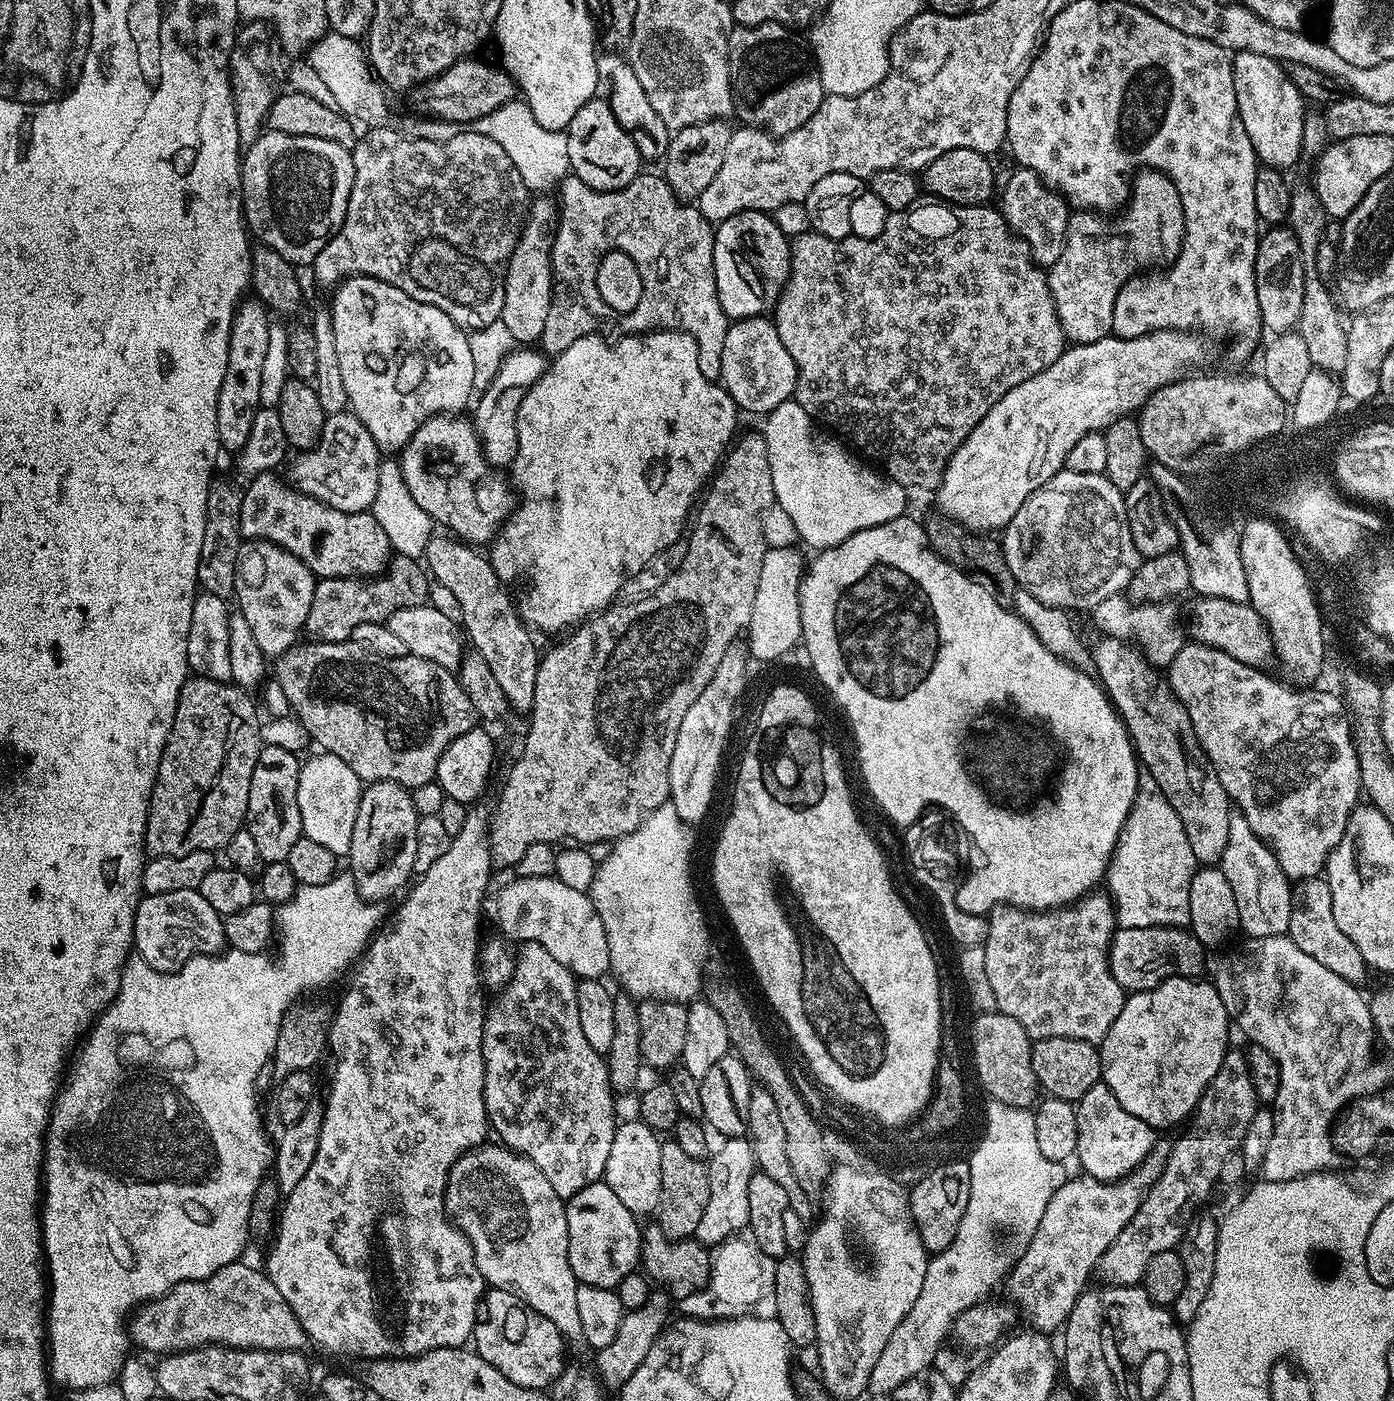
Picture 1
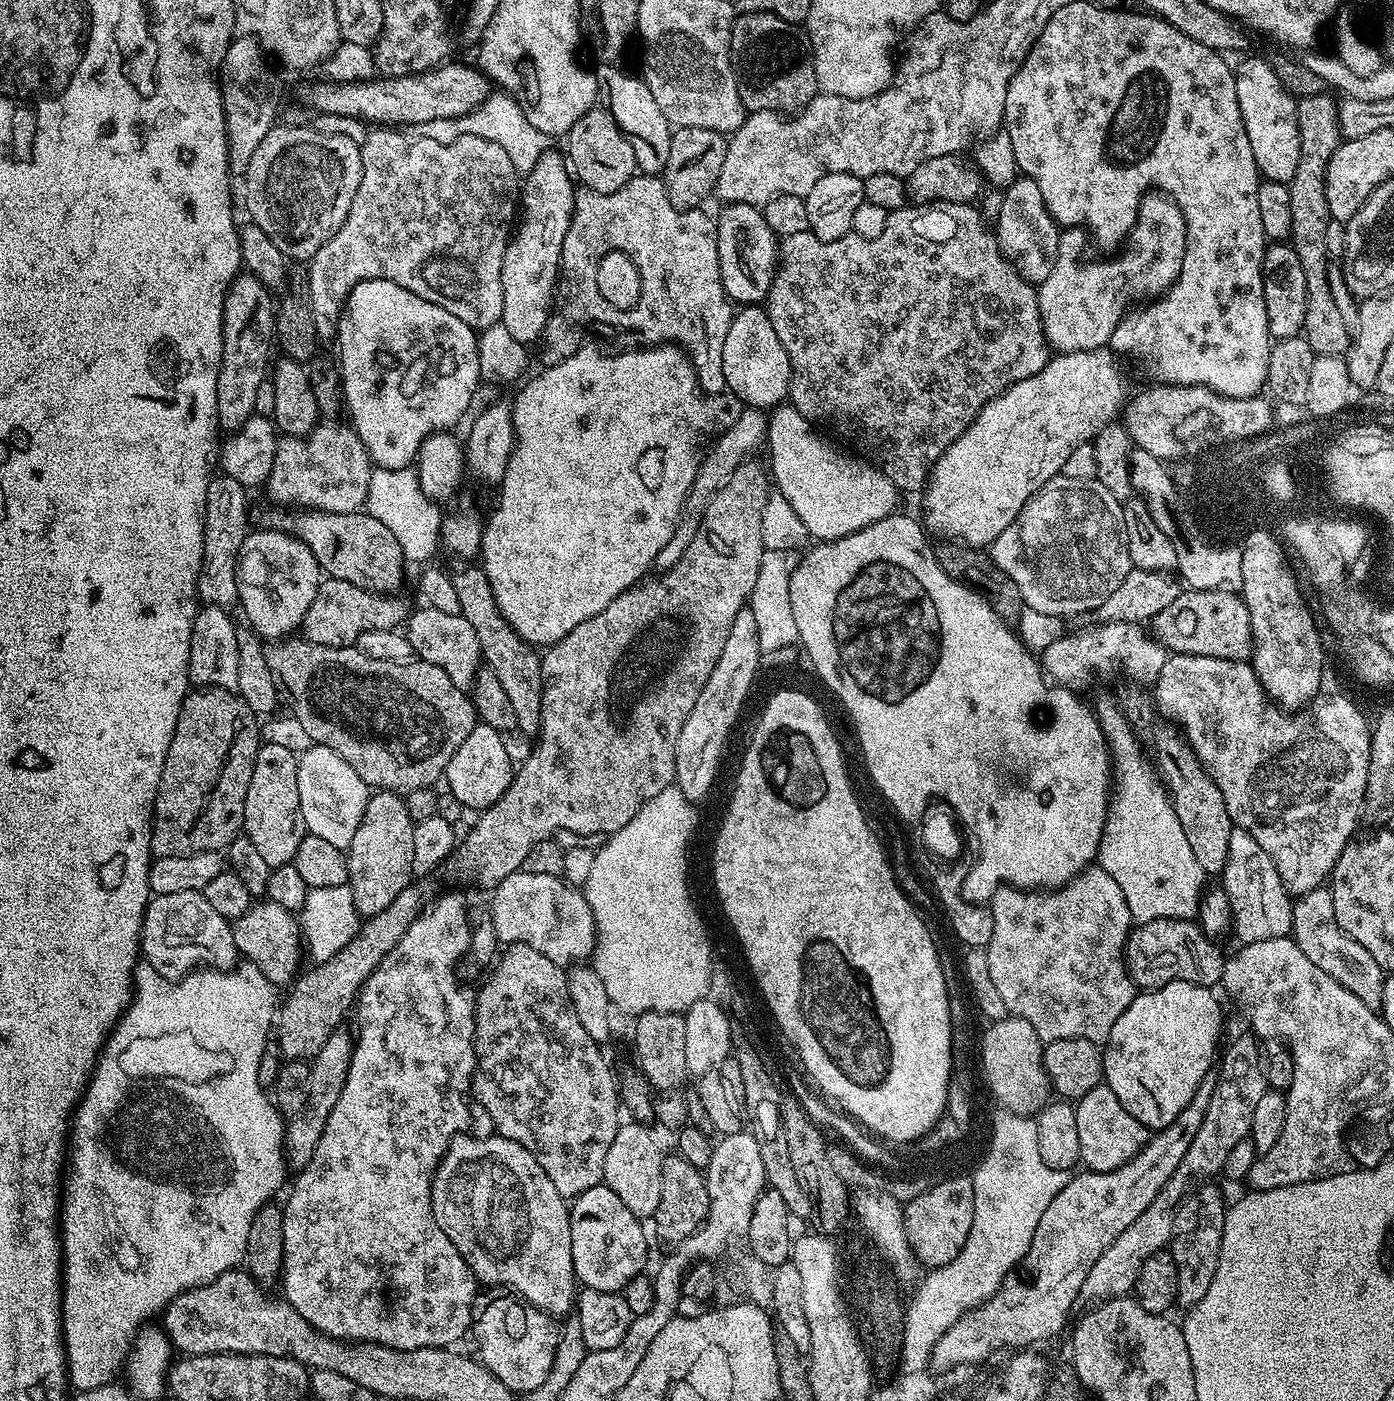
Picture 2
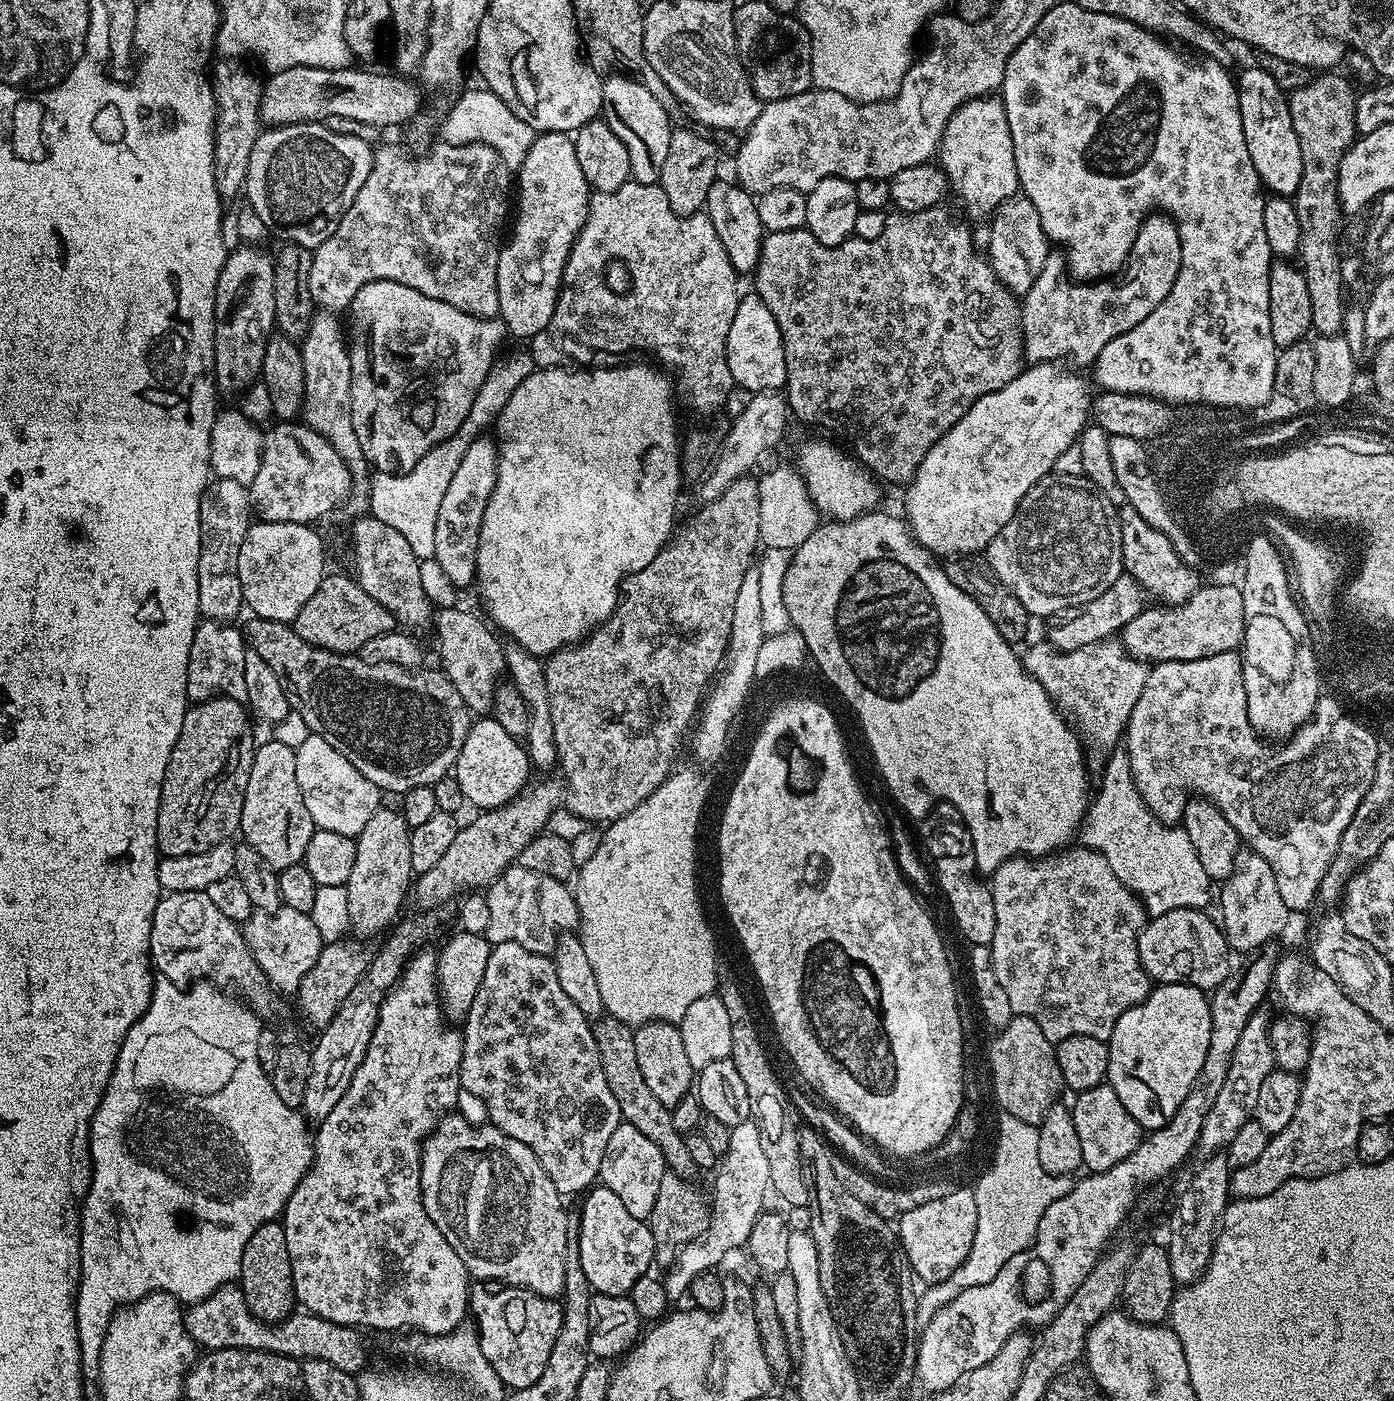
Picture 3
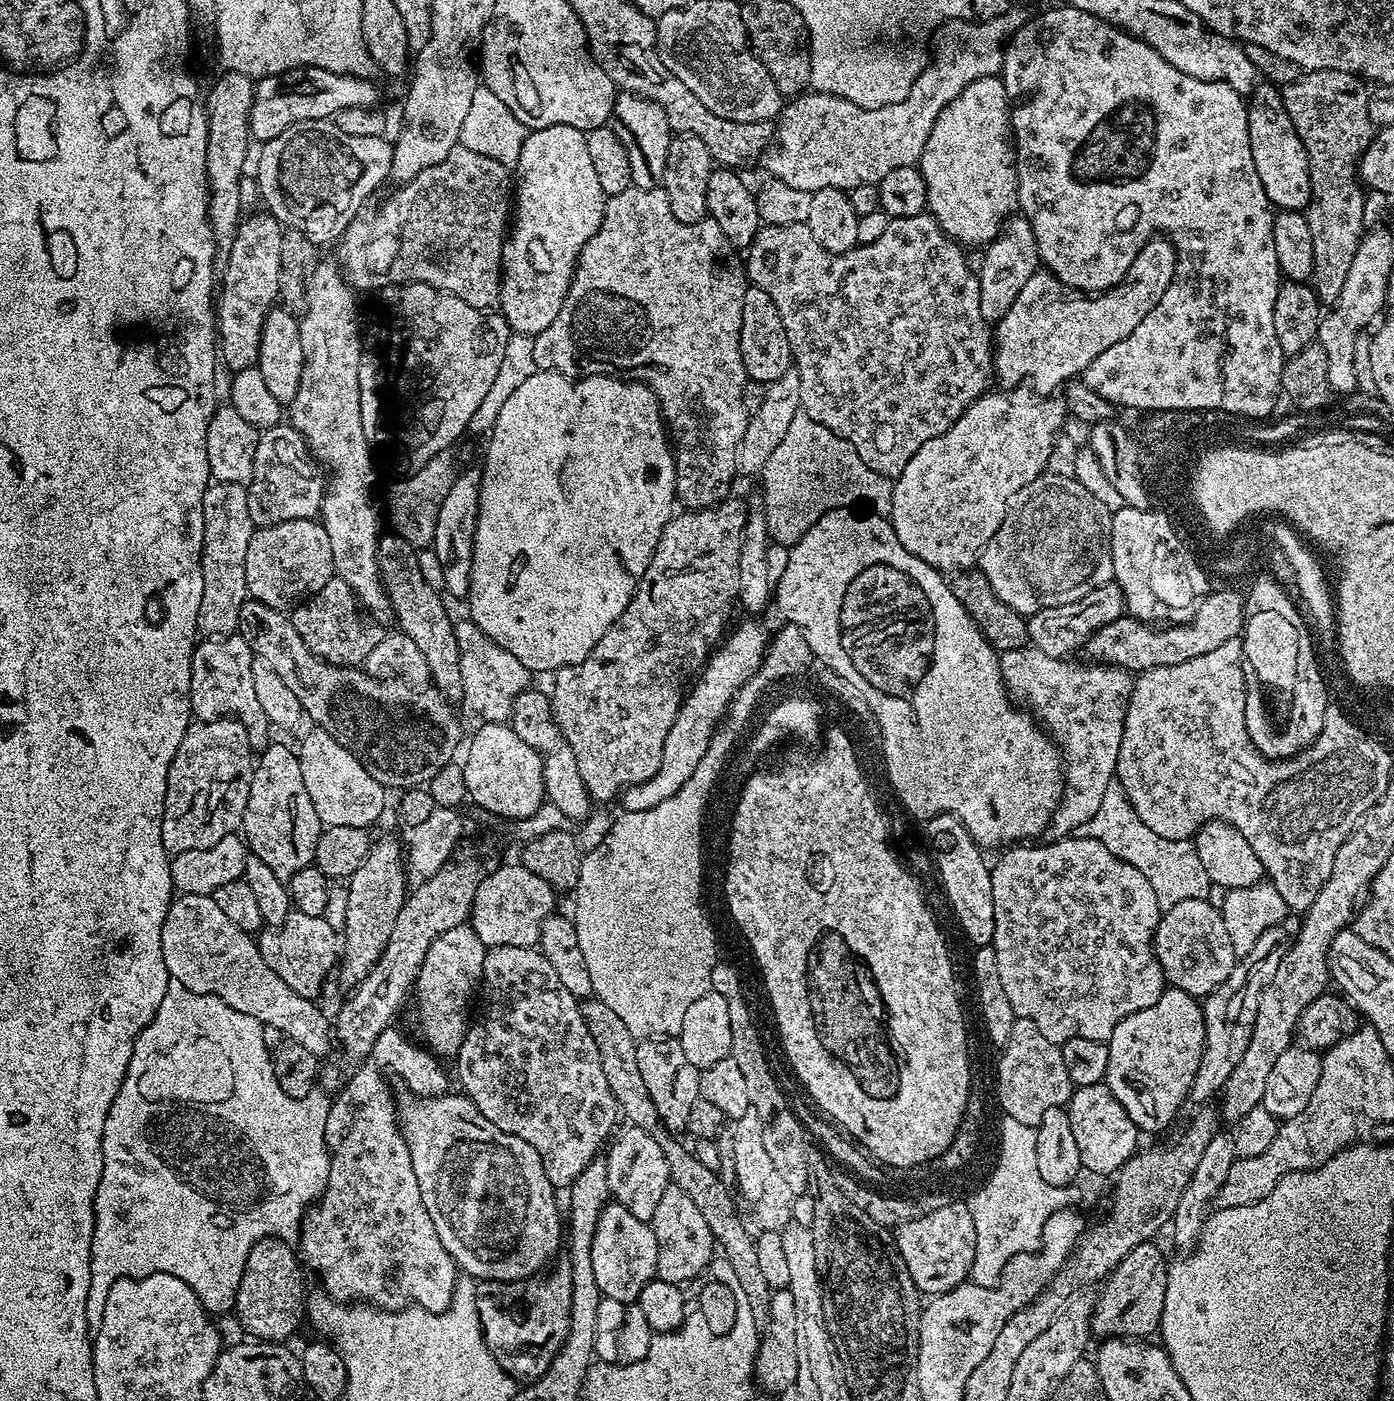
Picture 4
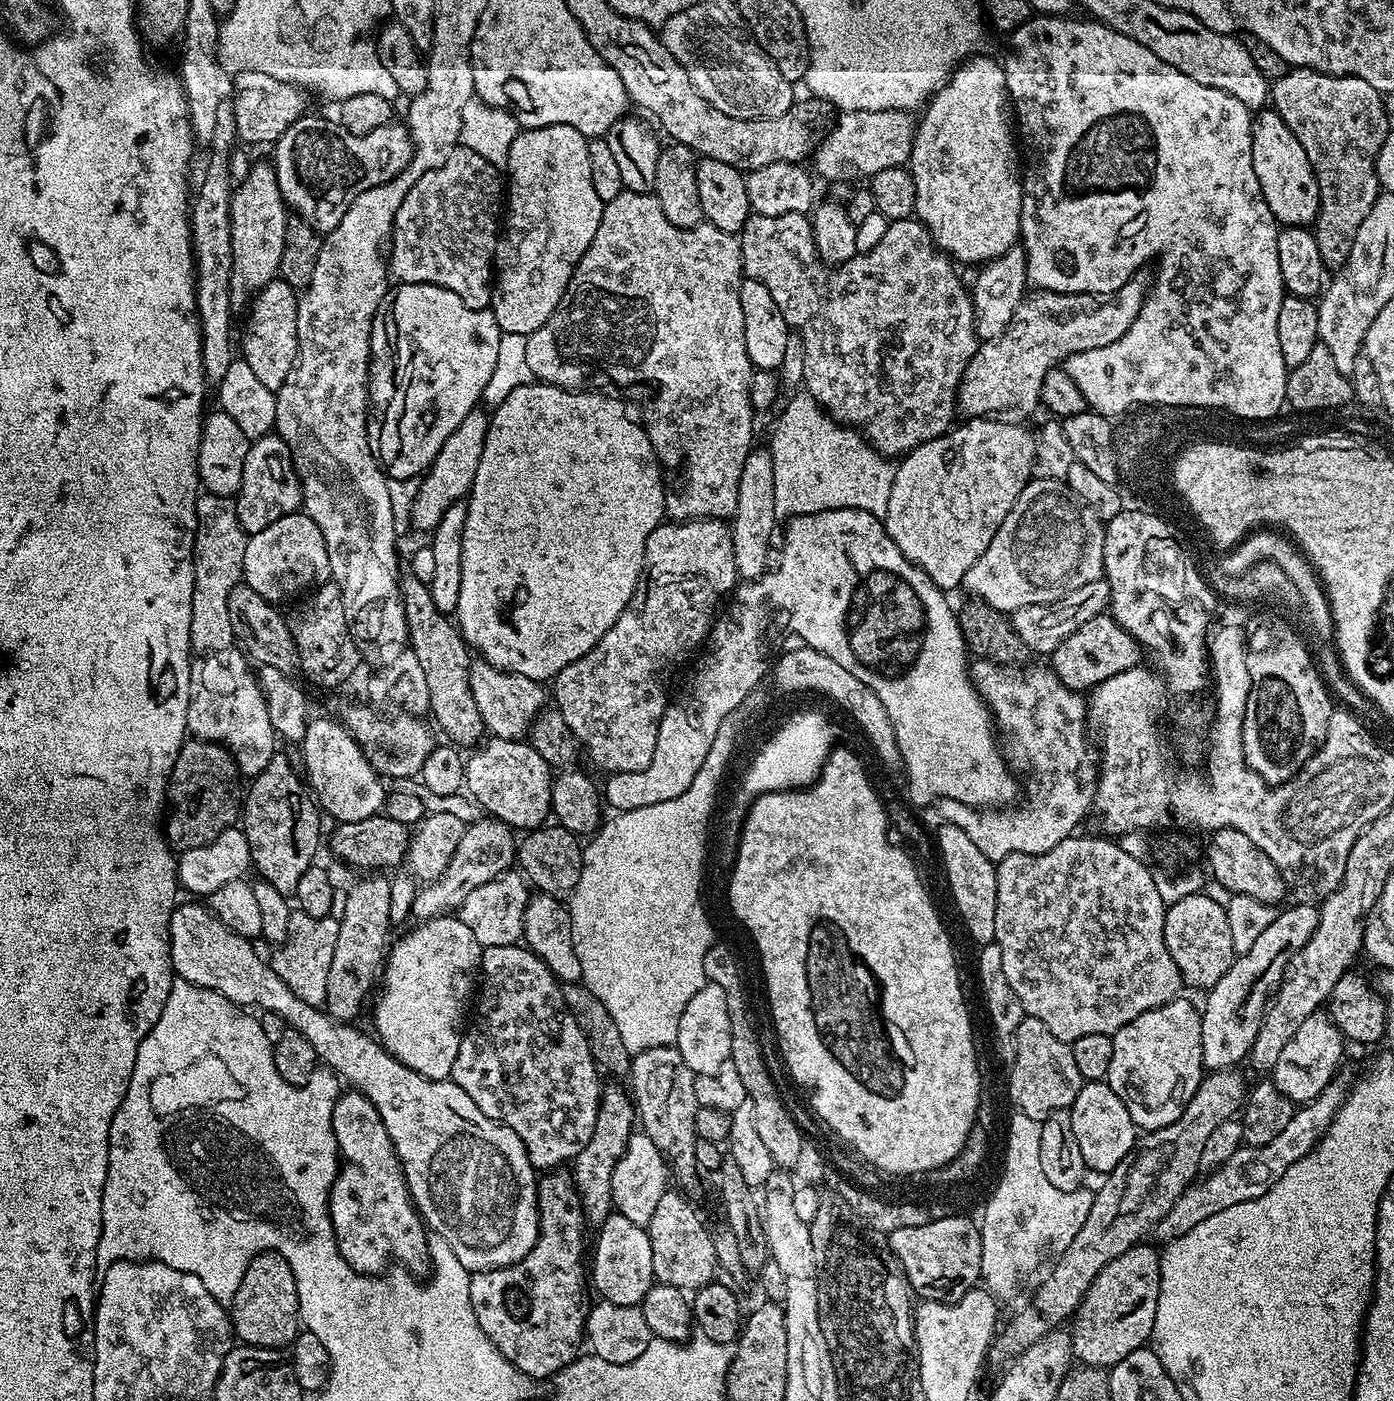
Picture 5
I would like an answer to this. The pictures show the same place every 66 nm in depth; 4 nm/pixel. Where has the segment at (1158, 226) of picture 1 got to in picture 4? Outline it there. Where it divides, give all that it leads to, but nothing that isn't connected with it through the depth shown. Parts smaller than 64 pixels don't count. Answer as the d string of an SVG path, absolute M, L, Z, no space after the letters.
M1167 238L1147 240L1142 250L1134 258L1130 270L1123 280L1110 288L1095 294L1085 294L1081 289L1071 288L1060 281L1057 276L1047 270L1038 270L1018 290L1018 298L1010 306L1010 310L995 325L994 328L994 376L997 381L1005 380L1005 385L1020 386L1030 381L1031 387L1041 394L1055 393L1055 388L1065 382L1079 377L1088 369L1090 362L1102 354L1102 350L1110 350L1122 338L1134 334L1138 330L1138 322L1162 302L1162 294L1170 286L1176 273L1176 248Z

